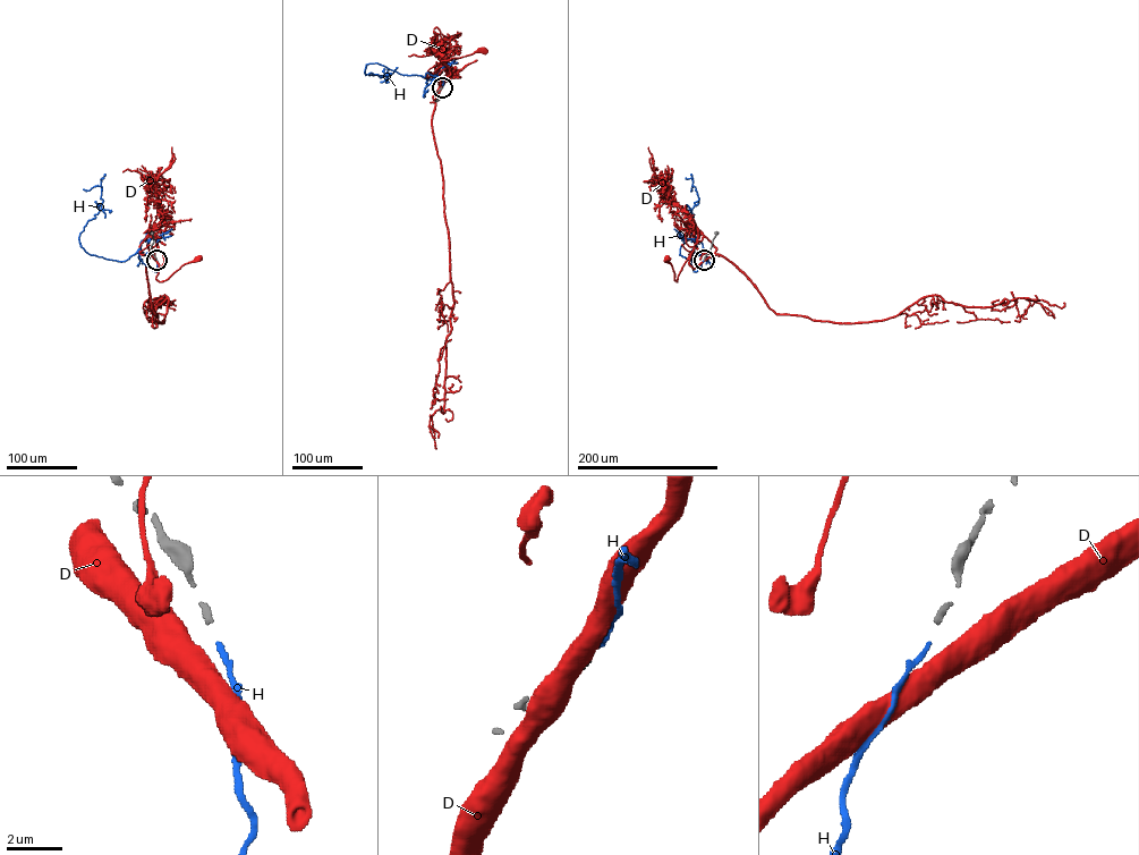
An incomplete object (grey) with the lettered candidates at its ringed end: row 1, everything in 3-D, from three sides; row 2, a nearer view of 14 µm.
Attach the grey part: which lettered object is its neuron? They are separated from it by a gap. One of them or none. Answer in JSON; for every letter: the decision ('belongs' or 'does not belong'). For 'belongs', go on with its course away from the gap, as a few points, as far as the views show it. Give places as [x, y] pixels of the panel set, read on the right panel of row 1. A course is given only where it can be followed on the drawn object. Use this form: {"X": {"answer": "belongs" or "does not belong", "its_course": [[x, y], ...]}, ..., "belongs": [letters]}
{"D": {"answer": "does not belong"}, "H": {"answer": "belongs", "its_course": [[704, 260], [694, 271], [689, 261], [694, 250], [691, 261], [679, 254], [699, 199], [691, 189]]}, "belongs": ["H"]}

